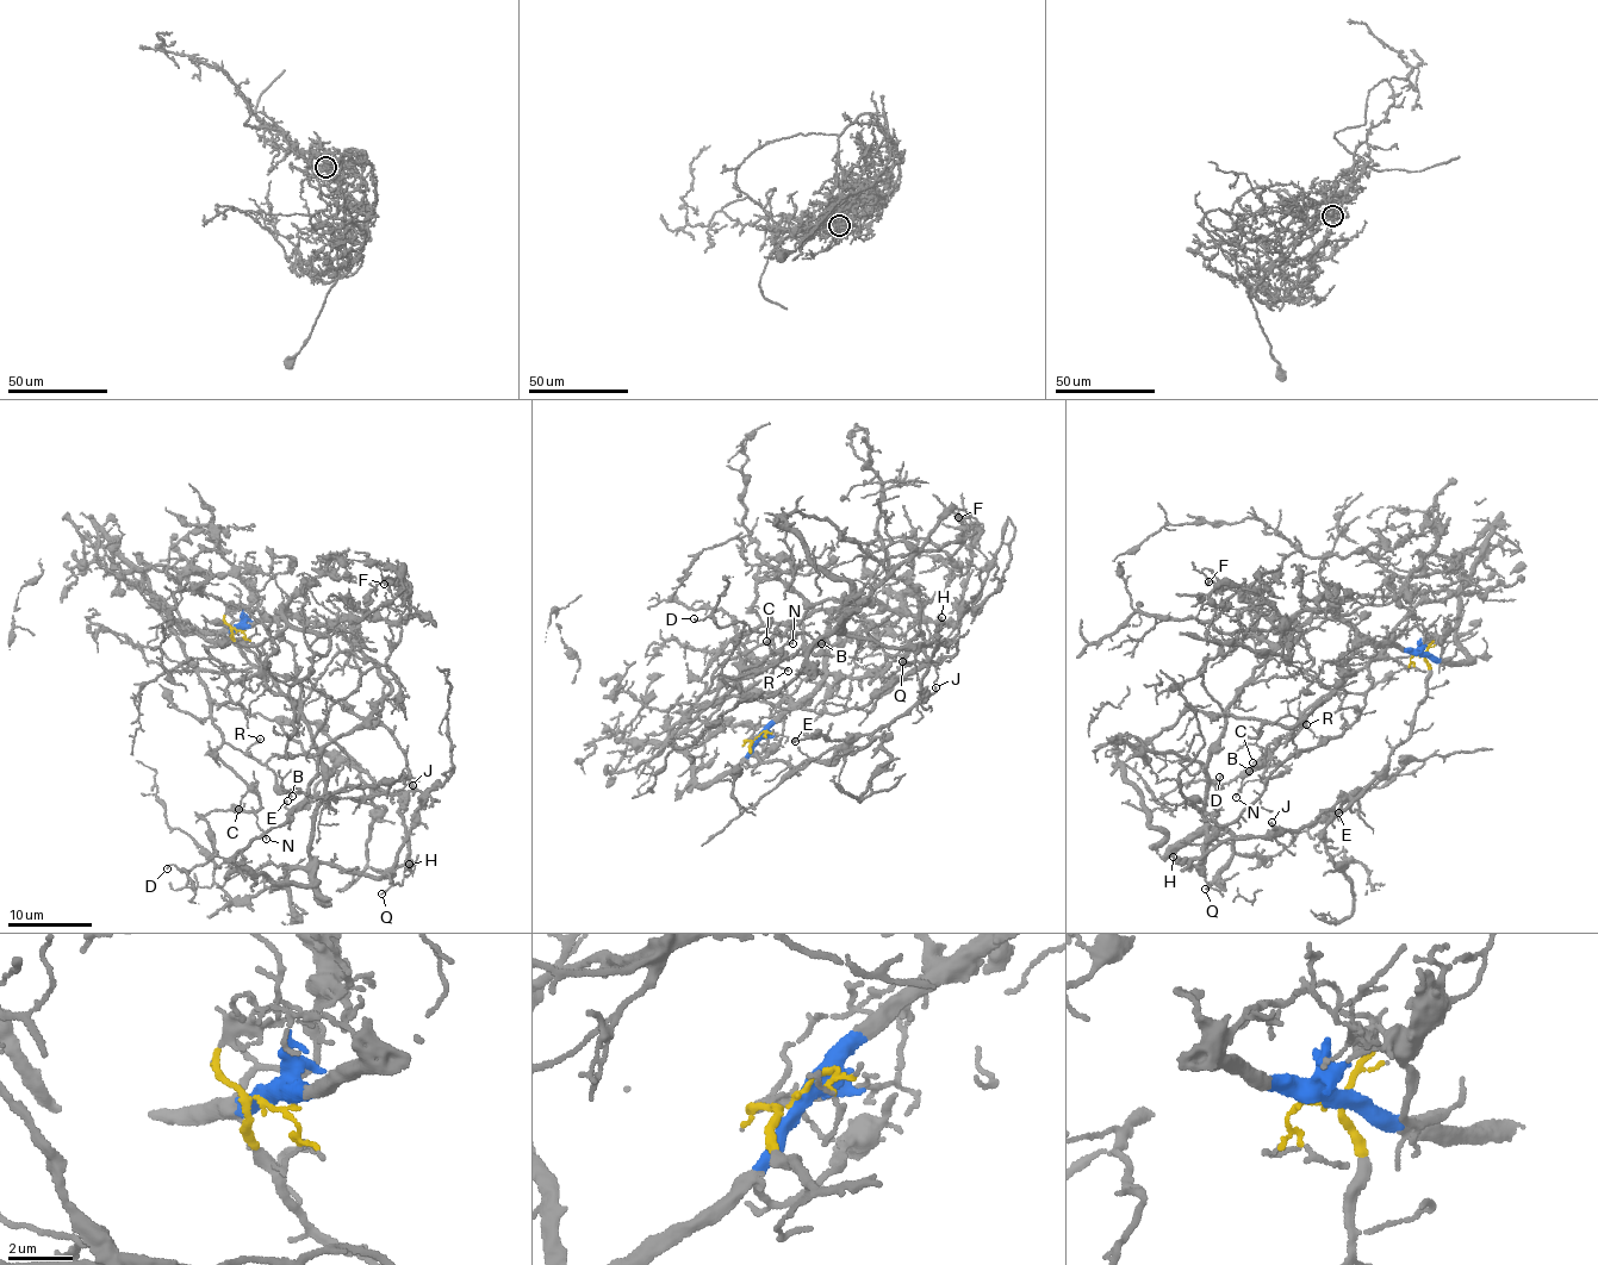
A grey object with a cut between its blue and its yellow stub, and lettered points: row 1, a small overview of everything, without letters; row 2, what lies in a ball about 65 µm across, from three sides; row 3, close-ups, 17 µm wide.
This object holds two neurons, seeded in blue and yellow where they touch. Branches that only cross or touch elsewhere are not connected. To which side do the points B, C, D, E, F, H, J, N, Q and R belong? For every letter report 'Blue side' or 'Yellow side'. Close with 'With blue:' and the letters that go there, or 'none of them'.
B: Blue side
C: Blue side
D: Blue side
E: Yellow side
F: Blue side
H: Yellow side
J: Yellow side
N: Blue side
Q: Yellow side
R: Blue side
With blue: B, C, D, F, N, R

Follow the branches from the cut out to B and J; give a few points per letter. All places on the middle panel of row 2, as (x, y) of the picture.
B: (758, 739), (707, 784), (672, 739), (686, 711), (722, 696), (740, 671), (822, 642)
J: (758, 739), (750, 753), (764, 761), (779, 760), (793, 767), (813, 759), (831, 760), (868, 743), (937, 687)

